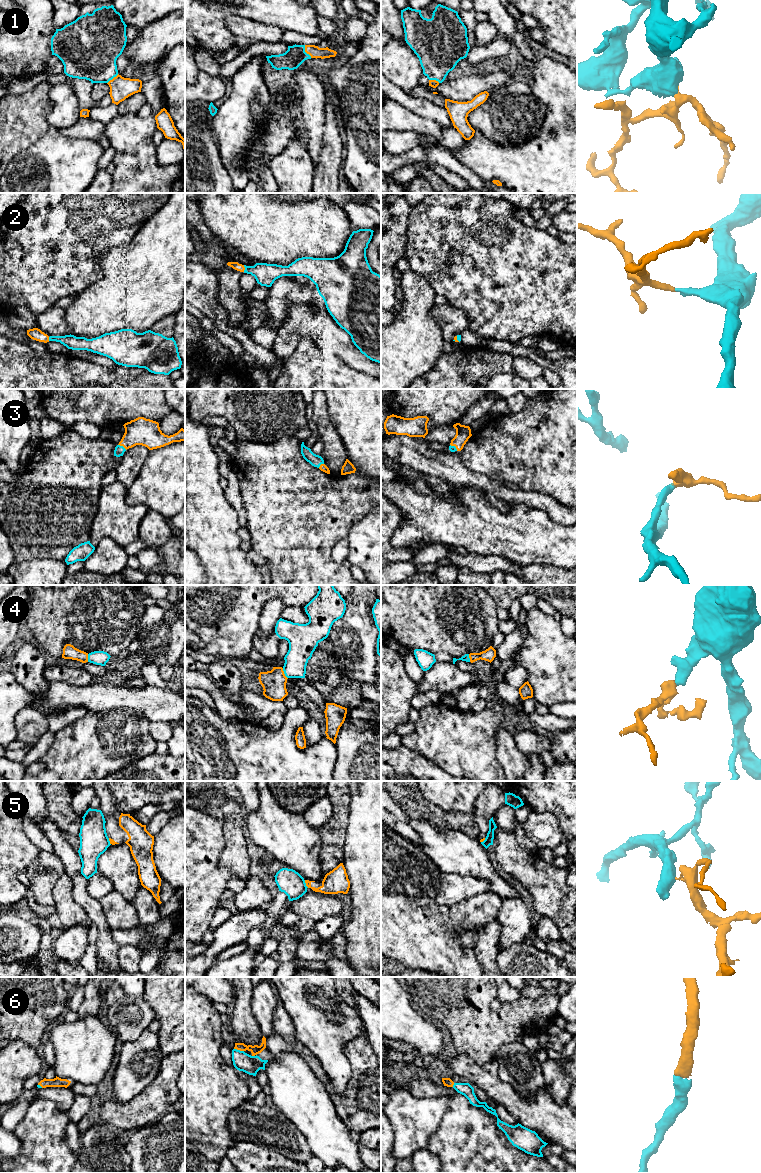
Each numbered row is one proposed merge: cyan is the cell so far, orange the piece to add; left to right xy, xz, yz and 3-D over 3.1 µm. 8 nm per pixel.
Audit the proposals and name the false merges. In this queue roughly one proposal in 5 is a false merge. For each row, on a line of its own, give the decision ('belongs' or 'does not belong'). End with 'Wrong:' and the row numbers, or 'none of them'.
1: belongs
2: belongs
3: belongs
4: belongs
5: does not belong
6: belongs
Wrong: 5

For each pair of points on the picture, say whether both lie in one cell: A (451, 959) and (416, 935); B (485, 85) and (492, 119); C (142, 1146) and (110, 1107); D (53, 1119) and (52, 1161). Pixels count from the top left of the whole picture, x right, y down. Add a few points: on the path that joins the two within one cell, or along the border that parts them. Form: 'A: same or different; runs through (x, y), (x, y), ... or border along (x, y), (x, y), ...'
A: same; runs through (442, 952), (425, 939)
B: different; border along (510, 83), (495, 86), (488, 92)
C: different; border along (156, 1122), (147, 1126), (141, 1126), (134, 1131)
D: same; runs through (53, 1129), (52, 1151)

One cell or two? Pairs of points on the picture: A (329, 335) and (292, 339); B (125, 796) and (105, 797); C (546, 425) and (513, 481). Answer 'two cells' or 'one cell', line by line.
A: one cell
B: two cells
C: one cell

